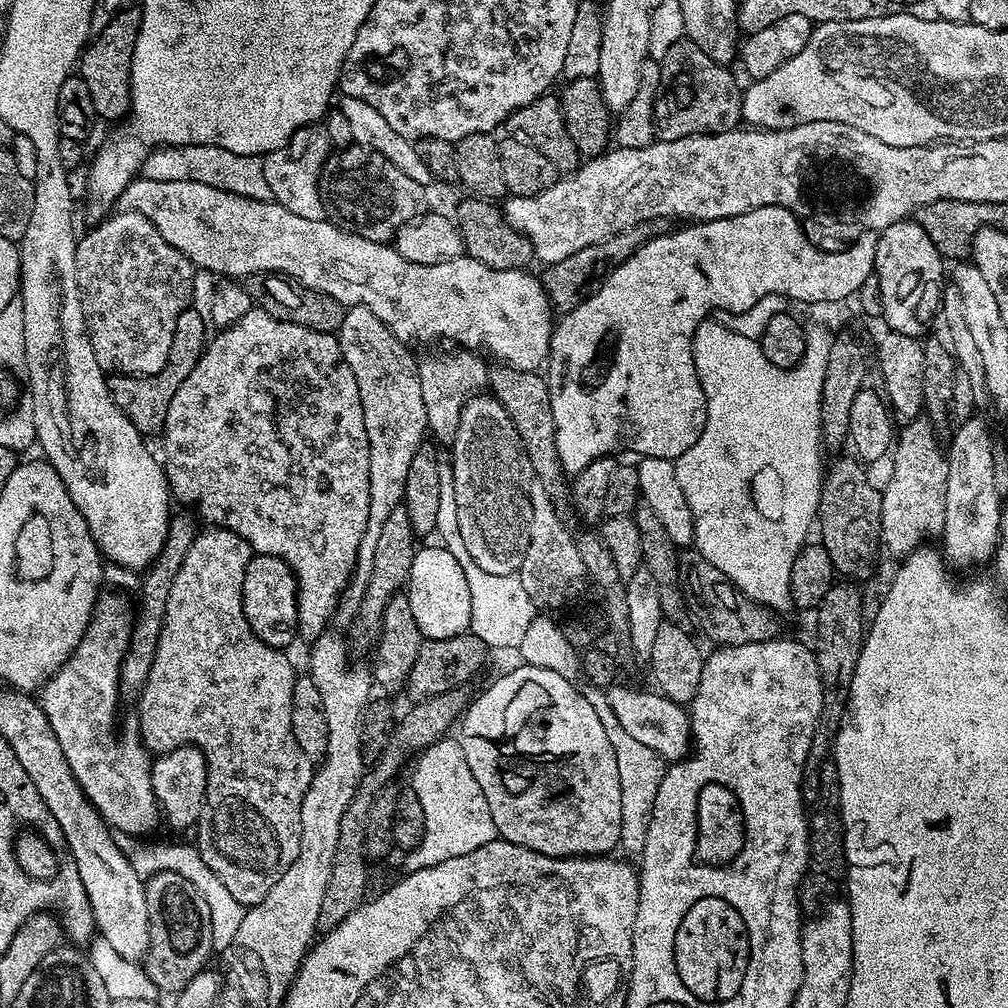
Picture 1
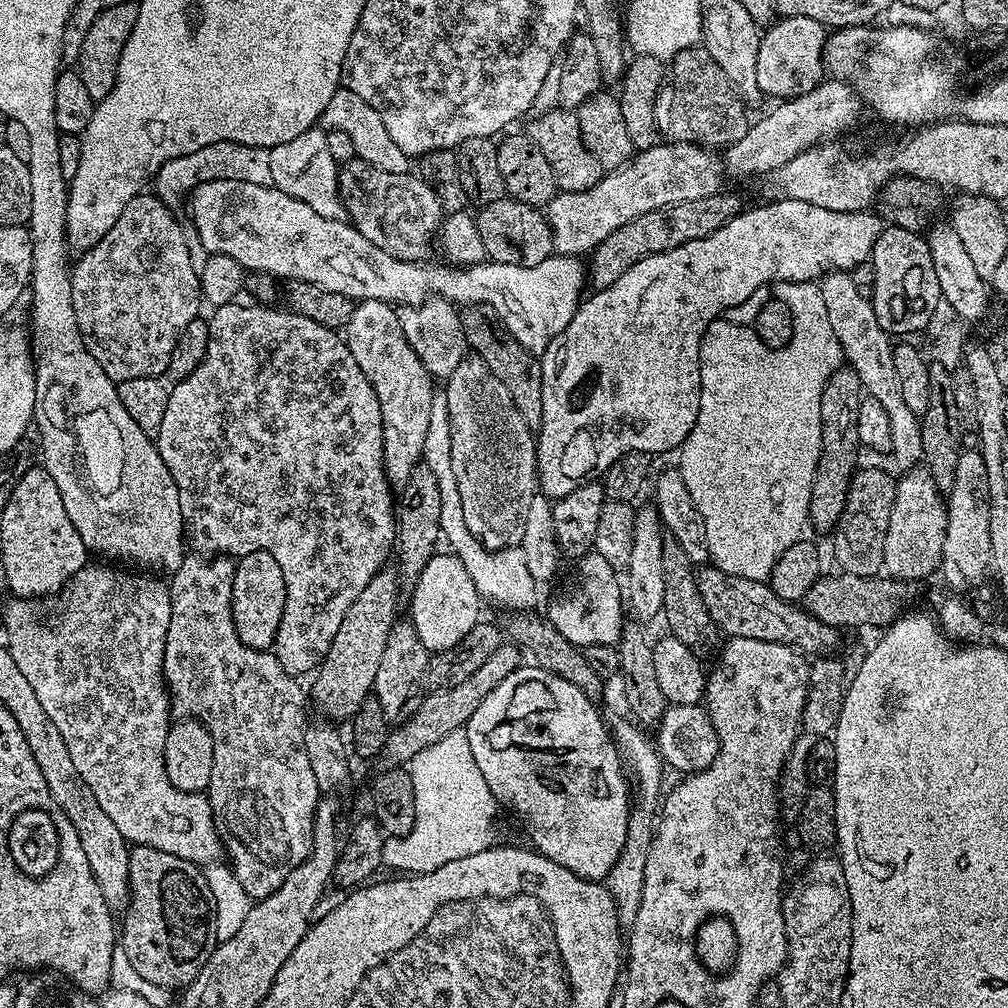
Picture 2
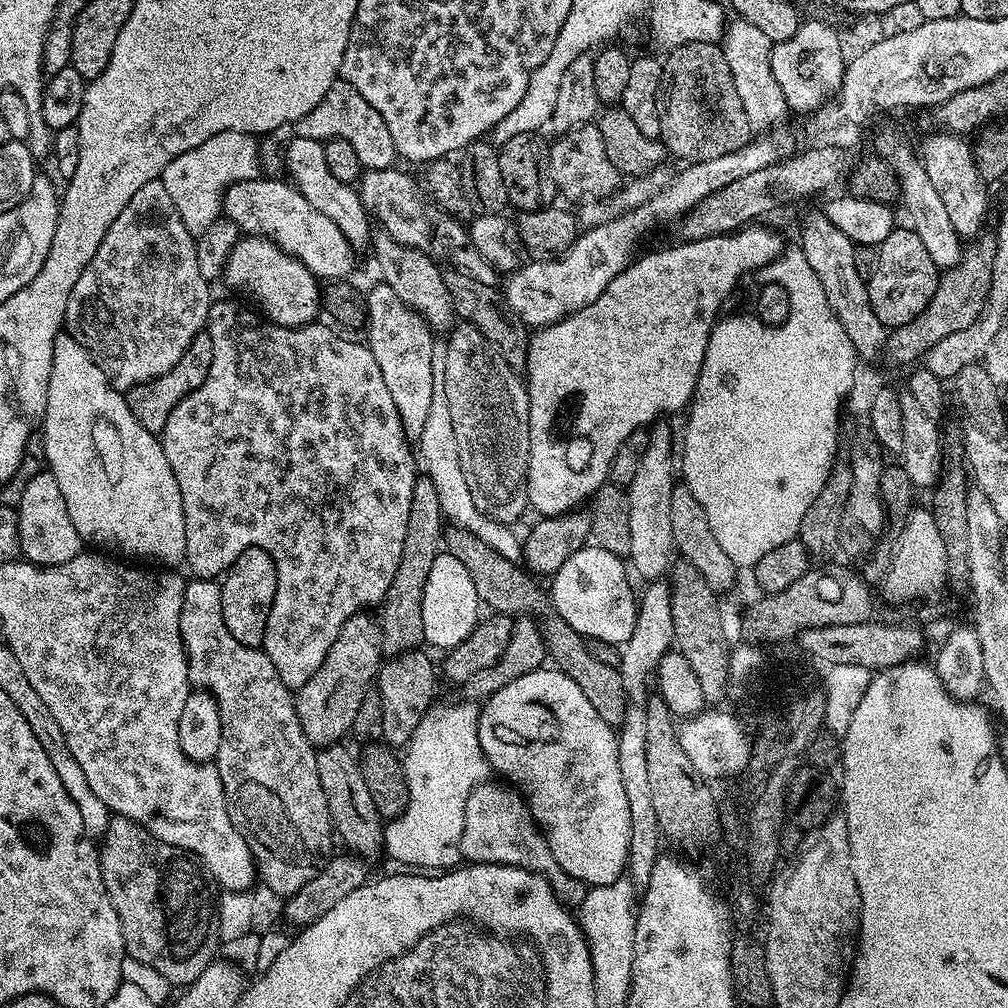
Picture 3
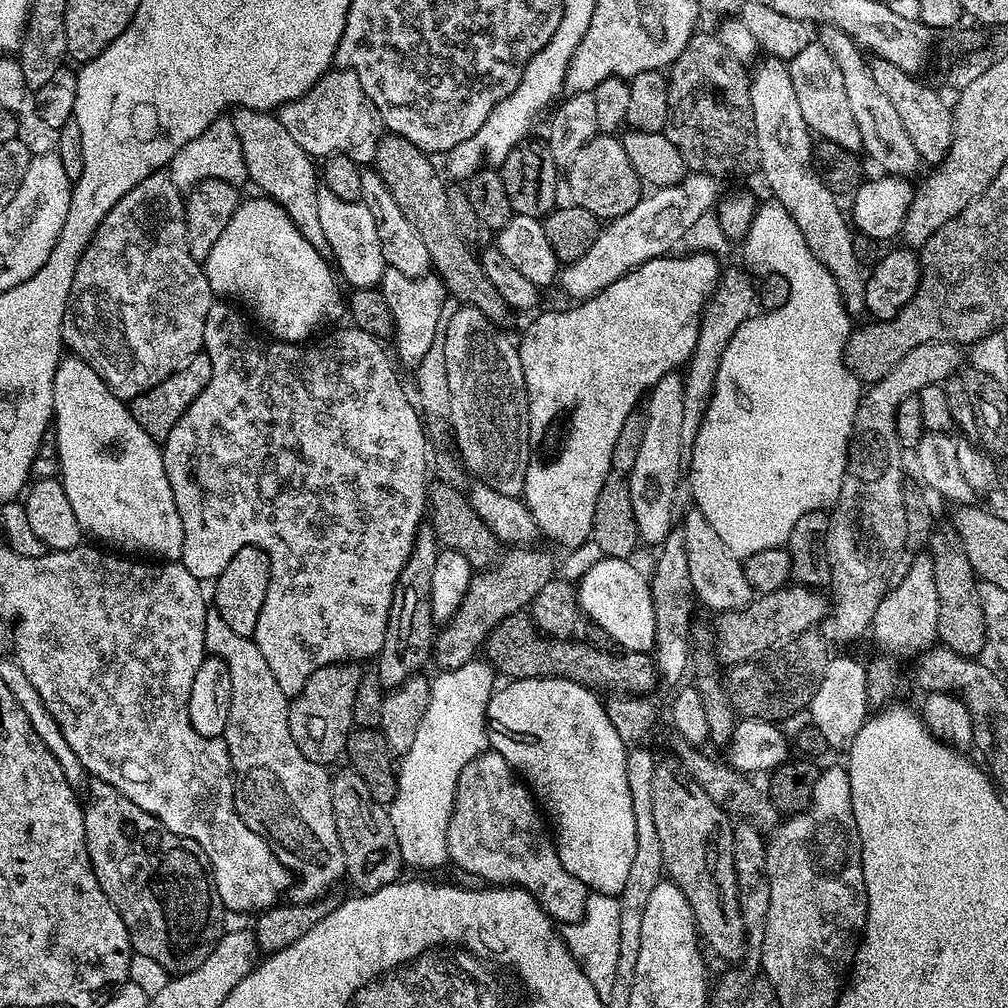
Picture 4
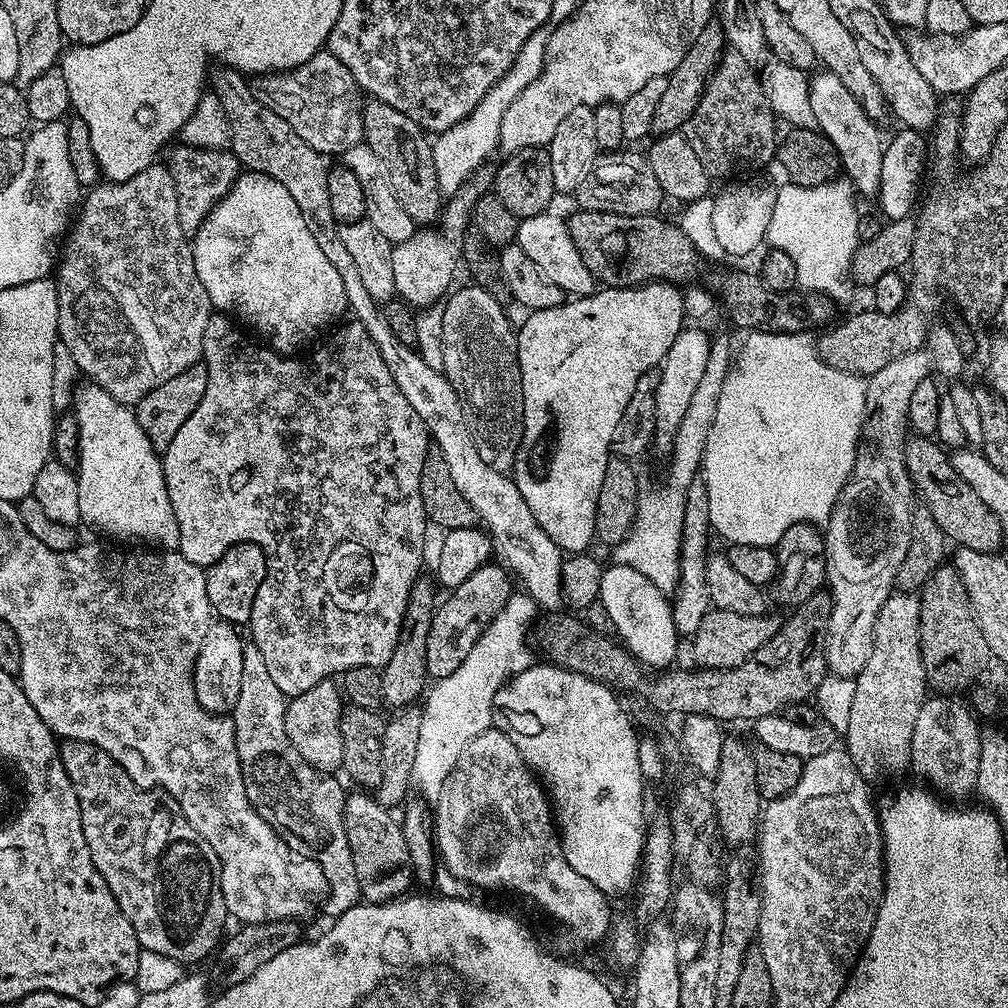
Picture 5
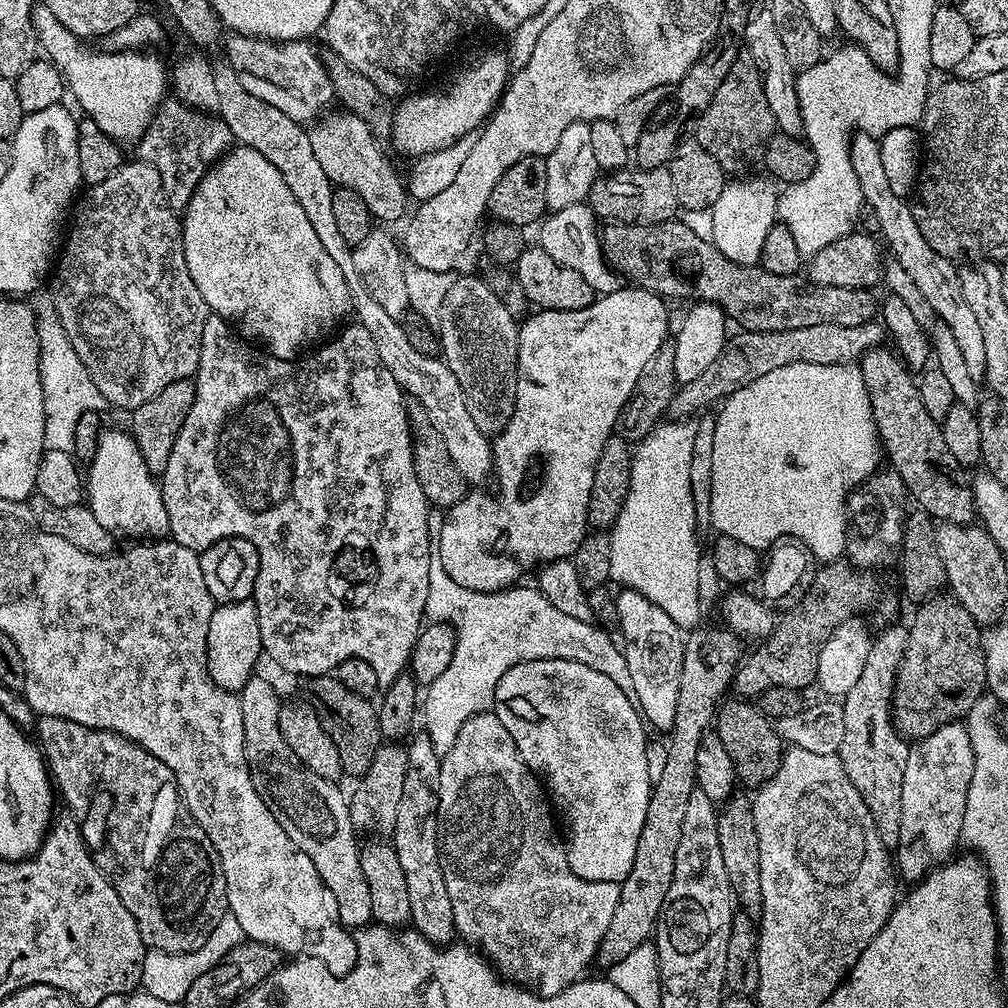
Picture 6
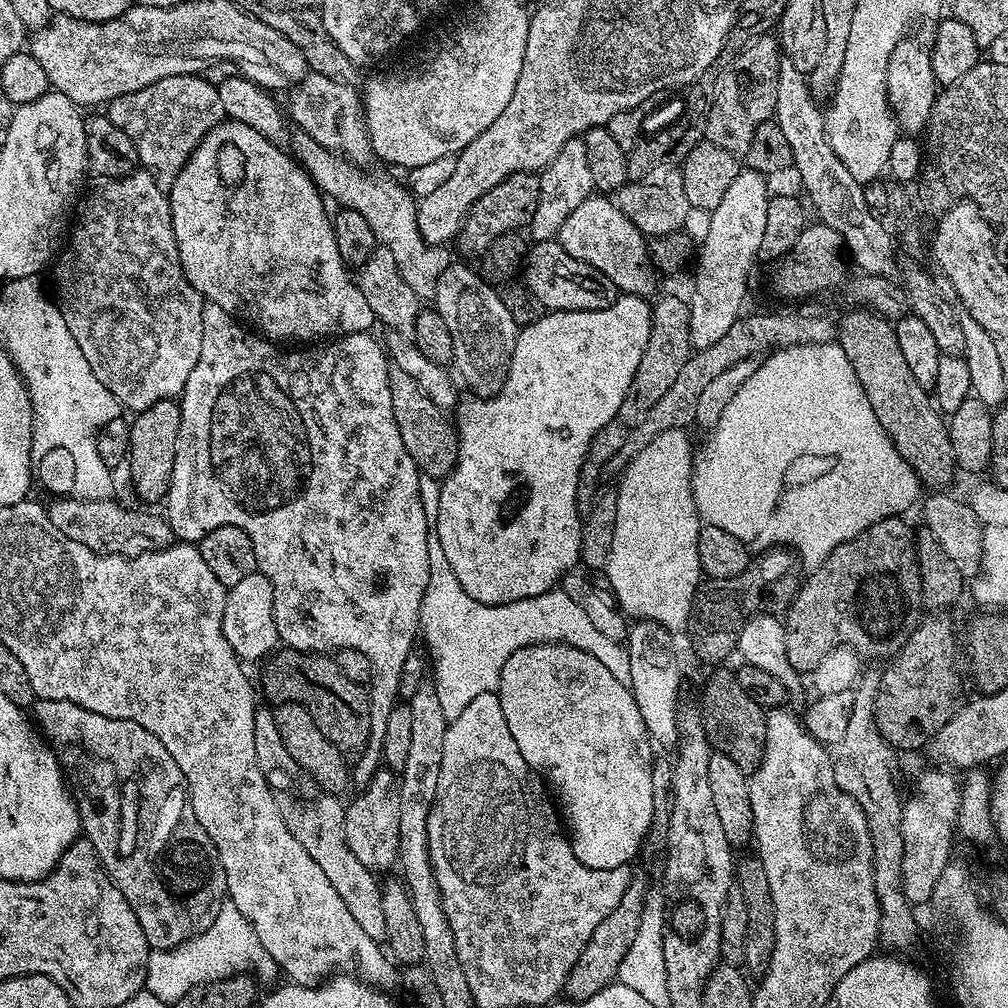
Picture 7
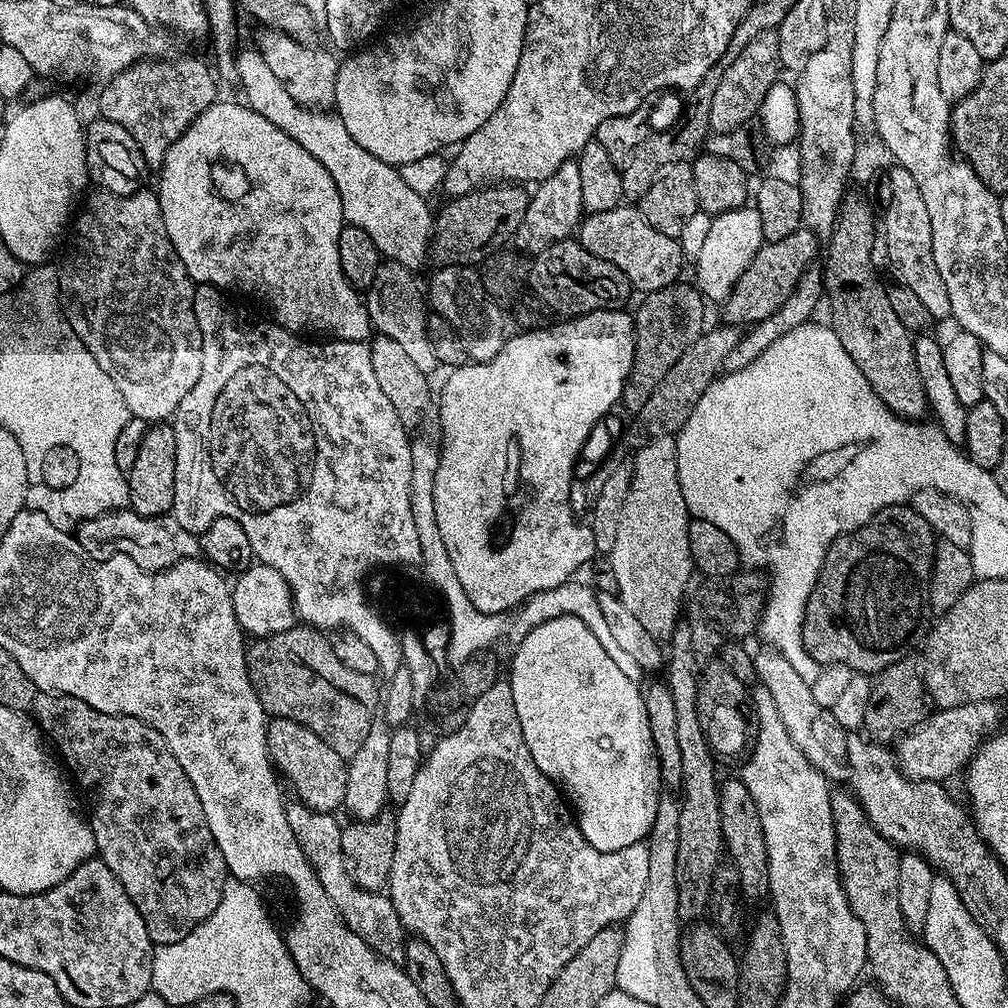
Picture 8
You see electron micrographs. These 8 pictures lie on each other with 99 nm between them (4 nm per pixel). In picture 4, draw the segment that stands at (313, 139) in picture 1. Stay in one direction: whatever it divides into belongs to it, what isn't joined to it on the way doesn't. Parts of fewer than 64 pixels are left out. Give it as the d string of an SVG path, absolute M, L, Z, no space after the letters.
M321 186L318 190L318 218L322 222L322 234L326 234L330 256L332 252L331 259L334 264L336 259L335 267L343 283L348 283L349 289L377 287L384 276L386 265L382 242L378 242L378 230L366 205L360 200L346 202L344 198L330 194L330 190Z

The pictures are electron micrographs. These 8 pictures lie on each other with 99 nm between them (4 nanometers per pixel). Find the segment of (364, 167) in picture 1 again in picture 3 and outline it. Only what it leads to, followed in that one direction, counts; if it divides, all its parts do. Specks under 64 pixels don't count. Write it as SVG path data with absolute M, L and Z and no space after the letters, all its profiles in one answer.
M393 166L382 170L368 170L358 181L360 200L364 209L374 217L375 223L387 232L390 238L417 248L419 252L427 252L434 261L449 260L452 263L449 265L455 271L470 274L474 282L495 285L498 273L471 244L465 225L432 203L422 191L421 185L418 182L416 185L412 177L399 172L398 169L399 167Z

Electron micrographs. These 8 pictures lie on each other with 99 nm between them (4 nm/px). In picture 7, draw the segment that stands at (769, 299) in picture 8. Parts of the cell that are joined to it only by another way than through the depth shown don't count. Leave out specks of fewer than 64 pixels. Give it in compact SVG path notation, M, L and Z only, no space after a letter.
M819 222L809 223L798 234L798 242L775 261L772 272L772 292L784 300L804 300L807 296L816 296L827 288L836 288L840 284L840 275L844 272L844 260L840 257L845 247L844 240L836 230Z

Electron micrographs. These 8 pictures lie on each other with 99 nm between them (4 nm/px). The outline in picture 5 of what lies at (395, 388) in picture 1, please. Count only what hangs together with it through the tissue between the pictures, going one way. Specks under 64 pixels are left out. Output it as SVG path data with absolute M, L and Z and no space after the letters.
M491 167L479 168L467 184L459 188L453 196L447 197L438 217L440 236L431 236L428 230L418 230L410 238L406 238L406 242L393 247L396 296L405 304L423 310L435 305L453 287L452 279L456 276L456 263L458 265L461 263L464 237L472 224L472 211L478 198L489 191L493 180L494 172Z

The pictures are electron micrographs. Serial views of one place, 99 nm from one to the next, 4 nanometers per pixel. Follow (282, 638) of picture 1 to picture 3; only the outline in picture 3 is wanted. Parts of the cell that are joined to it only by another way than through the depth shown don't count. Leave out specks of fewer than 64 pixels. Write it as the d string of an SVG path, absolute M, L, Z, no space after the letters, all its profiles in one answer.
M247 548L238 554L238 558L222 577L222 618L226 618L226 630L242 642L242 646L260 648L264 643L266 622L270 606L274 602L276 589L276 567L274 558L261 548Z

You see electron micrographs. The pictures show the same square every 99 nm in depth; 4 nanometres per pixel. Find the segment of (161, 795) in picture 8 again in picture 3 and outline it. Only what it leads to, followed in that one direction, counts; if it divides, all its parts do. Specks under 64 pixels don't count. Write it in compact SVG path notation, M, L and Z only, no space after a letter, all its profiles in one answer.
M113 815L109 819L108 829L99 841L98 851L102 882L122 926L126 955L138 958L138 962L146 962L146 966L158 970L158 974L162 974L162 978L166 978L173 986L193 984L198 974L202 974L202 970L206 970L206 966L212 963L221 943L216 921L218 888L204 865L195 856L183 852L178 846L162 842L138 822L125 816Z

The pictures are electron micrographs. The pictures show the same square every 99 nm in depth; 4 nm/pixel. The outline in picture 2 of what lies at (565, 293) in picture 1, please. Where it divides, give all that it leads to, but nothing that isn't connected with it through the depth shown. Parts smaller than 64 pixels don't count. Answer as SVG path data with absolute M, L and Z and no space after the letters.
M721 190L710 198L694 198L686 202L678 202L670 206L662 206L658 210L650 210L650 214L638 214L634 222L626 222L626 226L618 226L610 238L606 238L597 248L593 248L586 260L586 276L593 289L599 290L618 282L634 262L642 262L642 258L650 258L654 254L662 254L666 250L674 250L686 242L694 242L698 238L706 238L714 234L714 230L722 230L730 218L741 212L742 203L732 192Z

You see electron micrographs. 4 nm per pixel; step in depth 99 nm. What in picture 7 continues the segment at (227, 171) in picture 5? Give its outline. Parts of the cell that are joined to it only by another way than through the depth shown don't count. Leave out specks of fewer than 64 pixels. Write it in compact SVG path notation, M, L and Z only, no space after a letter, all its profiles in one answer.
M200 74L162 78L158 82L150 82L150 86L142 86L142 90L122 94L108 101L106 115L110 122L114 122L114 126L118 126L118 130L126 134L126 138L130 138L130 142L134 142L134 150L140 159L139 167L143 171L153 173L158 186L165 190L174 186L174 180L178 178L202 138L206 138L206 134L214 130L214 126L224 123L226 119L219 87Z

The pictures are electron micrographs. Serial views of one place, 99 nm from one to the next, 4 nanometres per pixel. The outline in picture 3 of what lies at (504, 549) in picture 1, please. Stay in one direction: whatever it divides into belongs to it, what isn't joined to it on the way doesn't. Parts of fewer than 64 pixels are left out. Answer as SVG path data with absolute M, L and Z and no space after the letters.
M463 322L457 323L455 327L451 329L447 333L446 336L446 370L444 371L446 374L446 399L448 405L450 406L450 419L454 421L454 434L458 437L458 458L460 459L460 465L462 466L462 474L466 474L466 486L470 486L470 498L474 498L474 506L478 506L478 510L484 516L488 516L492 520L496 520L499 524L503 524L505 526L515 525L515 520L519 518L520 515L523 514L524 511L529 511L530 501L528 499L528 463L530 462L530 402L528 401L528 390L523 379L520 380L518 377L517 369L510 367L506 362L506 358L502 358L502 354L498 351L493 344L491 344L486 337L482 334L482 330L478 330L472 324L466 324Z

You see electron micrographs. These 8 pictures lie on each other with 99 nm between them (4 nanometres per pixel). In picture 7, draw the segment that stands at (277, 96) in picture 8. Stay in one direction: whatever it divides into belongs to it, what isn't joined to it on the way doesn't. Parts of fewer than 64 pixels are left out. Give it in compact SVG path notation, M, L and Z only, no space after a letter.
M293 131L290 136L291 144L291 151L325 197L333 196L340 208L358 210L358 214L366 218L370 230L376 235L377 245L390 250L394 262L398 262L398 274L402 274L402 282L417 290L435 289L436 279L450 263L447 252L449 249L428 244L422 238L418 230L417 201L407 187L401 181L399 184L398 181L387 180L384 176L371 176L363 167L318 146L318 142L314 142L314 138L310 138L305 132Z

